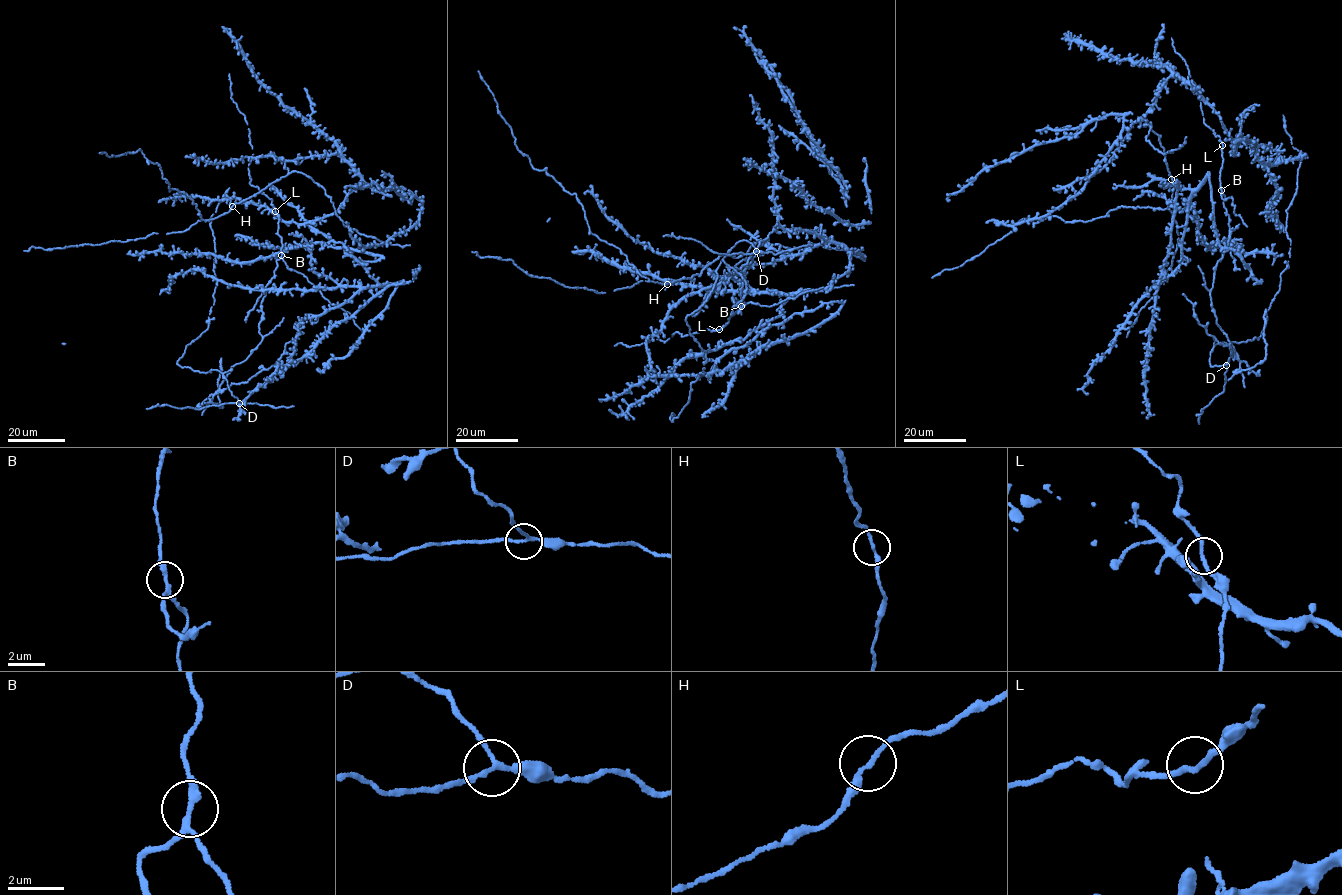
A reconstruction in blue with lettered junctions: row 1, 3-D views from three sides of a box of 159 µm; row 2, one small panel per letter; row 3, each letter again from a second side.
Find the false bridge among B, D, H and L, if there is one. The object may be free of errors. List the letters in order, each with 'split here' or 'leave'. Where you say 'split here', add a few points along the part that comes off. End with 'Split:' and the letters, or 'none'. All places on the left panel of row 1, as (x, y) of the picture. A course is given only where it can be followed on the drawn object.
B: split here | (281, 255), (261, 306), (262, 341), (231, 368), (214, 395), (211, 401), (221, 408), (217, 395), (221, 358)
D: leave
H: leave
L: leave
Split: B

